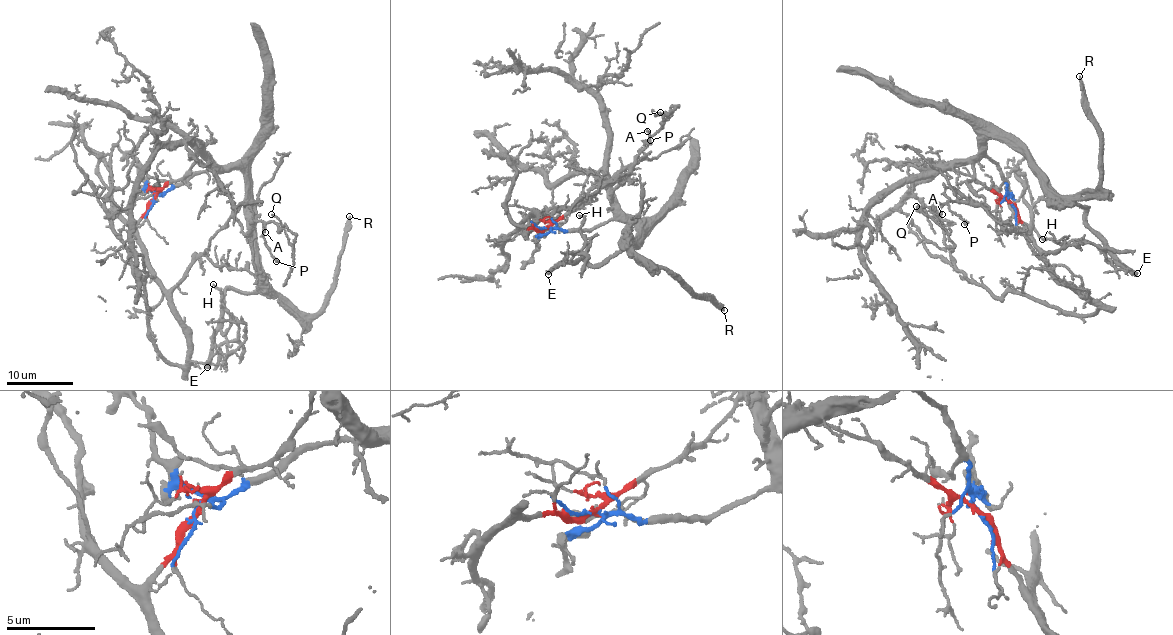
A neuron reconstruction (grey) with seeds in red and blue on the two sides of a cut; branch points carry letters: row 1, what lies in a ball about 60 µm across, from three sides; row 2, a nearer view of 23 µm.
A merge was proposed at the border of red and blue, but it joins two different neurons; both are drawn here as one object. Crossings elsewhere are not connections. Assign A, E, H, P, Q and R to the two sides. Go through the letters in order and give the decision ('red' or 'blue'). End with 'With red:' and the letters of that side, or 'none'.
A: blue
E: blue
H: blue
P: blue
Q: blue
R: blue
With red: none

